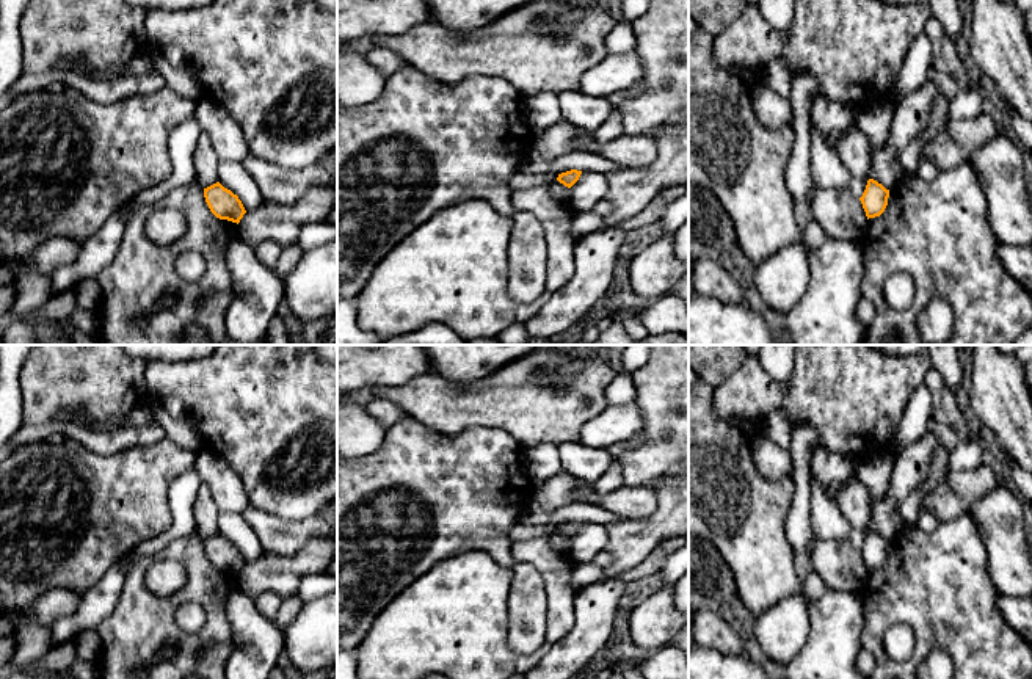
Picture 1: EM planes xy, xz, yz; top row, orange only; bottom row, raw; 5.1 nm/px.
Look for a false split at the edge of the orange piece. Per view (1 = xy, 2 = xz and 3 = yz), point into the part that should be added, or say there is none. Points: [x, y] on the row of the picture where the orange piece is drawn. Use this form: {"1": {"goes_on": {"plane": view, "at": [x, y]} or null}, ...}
{"1": {"goes_on": null}, "2": {"goes_on": null}, "3": {"goes_on": null}}

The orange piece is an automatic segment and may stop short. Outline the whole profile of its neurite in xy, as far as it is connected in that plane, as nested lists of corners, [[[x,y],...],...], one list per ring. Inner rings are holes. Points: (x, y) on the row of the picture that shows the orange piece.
[[[220,182],[204,188],[204,198],[210,212],[220,220],[238,224],[246,213],[238,196],[224,188]]]

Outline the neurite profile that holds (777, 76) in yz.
[[[783,58],[770,63],[762,75],[762,82],[783,99],[790,99],[790,72]]]

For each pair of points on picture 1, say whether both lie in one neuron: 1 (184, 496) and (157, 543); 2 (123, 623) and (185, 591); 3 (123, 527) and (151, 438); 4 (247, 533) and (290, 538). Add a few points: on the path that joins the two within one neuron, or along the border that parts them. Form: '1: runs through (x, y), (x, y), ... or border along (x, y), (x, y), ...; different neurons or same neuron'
1: runs through (182, 508), (182, 521), (170, 533); same neuron
2: runs through (138, 623), (146, 623), (170, 604); same neuron
3: border along (165, 436), (154, 444), (137, 444), (113, 453); different neurons
4: border along (240, 515), (264, 551); different neurons

